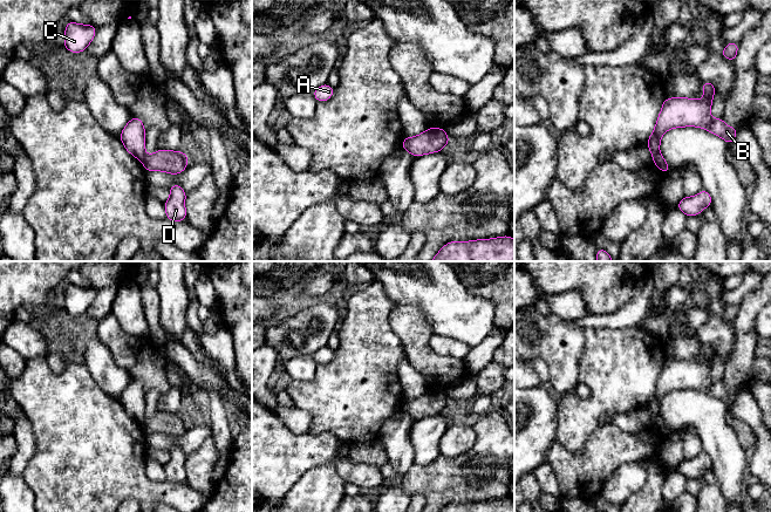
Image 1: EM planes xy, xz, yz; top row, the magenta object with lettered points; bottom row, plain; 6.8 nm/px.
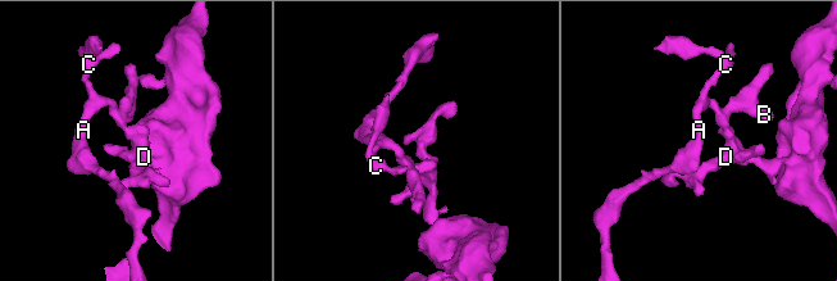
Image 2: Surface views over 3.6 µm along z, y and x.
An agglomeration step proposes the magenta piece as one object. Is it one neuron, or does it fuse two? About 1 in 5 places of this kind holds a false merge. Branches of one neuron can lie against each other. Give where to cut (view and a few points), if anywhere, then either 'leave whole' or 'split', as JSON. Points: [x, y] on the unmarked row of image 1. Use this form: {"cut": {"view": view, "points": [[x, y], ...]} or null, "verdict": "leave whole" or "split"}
{"cut": {"view": "yz", "points": [[659, 416], [653, 423]]}, "verdict": "split"}

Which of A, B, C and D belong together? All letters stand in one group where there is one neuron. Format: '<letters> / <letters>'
A B C / D

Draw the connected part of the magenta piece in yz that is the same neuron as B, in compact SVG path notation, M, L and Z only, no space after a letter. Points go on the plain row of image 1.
M703 343L704 363L696 361L675 360L664 361L656 388L647 403L653 423L660 417L662 397L673 390L697 389L723 401L728 408L736 402L737 389L728 389L723 381L712 382L710 371L716 356L712 344Z

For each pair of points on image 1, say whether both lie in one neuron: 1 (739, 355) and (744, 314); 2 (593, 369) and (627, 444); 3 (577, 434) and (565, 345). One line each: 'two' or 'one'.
1: one
2: two
3: two

